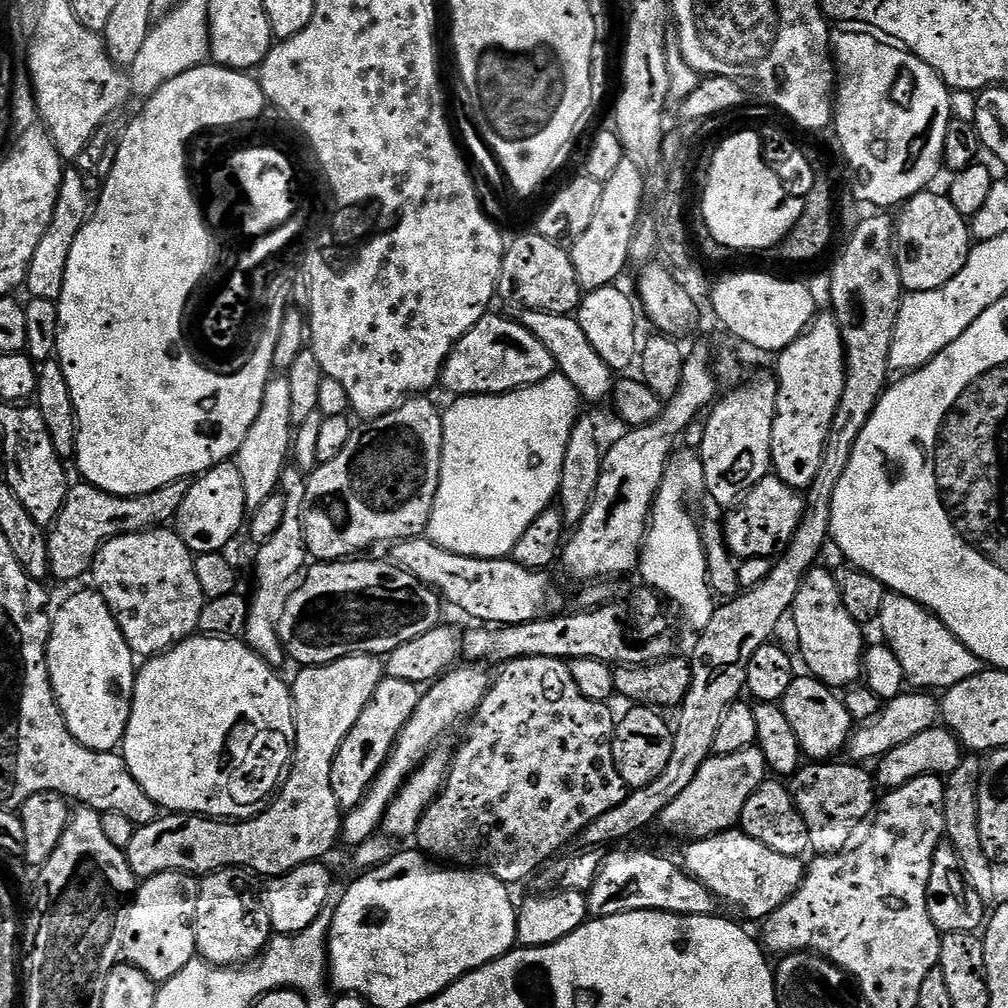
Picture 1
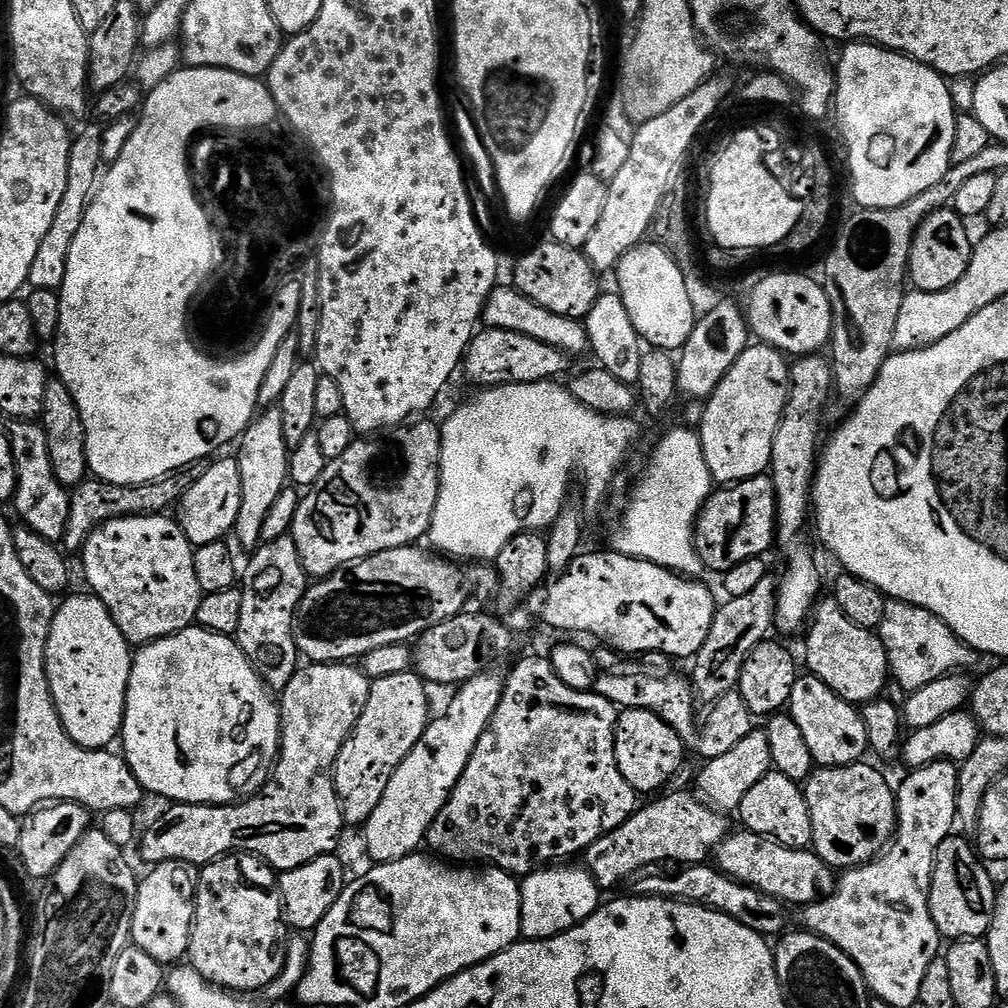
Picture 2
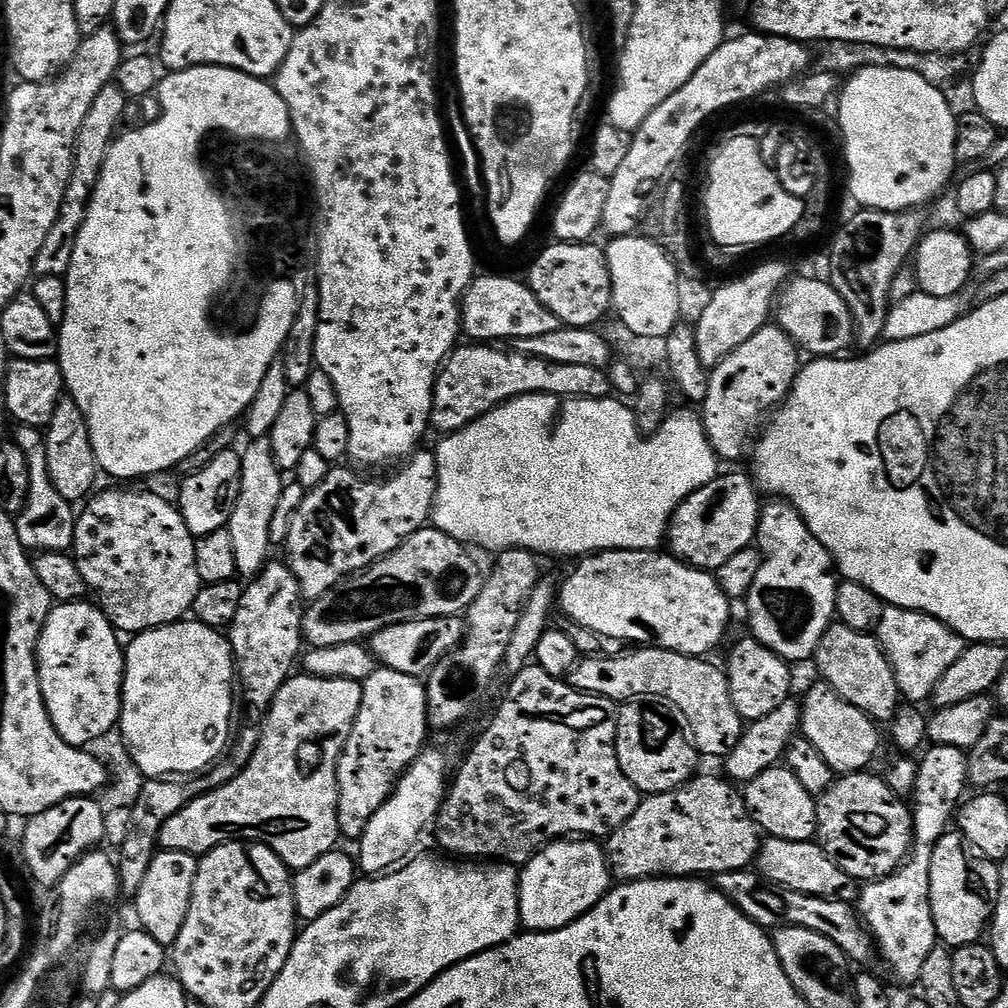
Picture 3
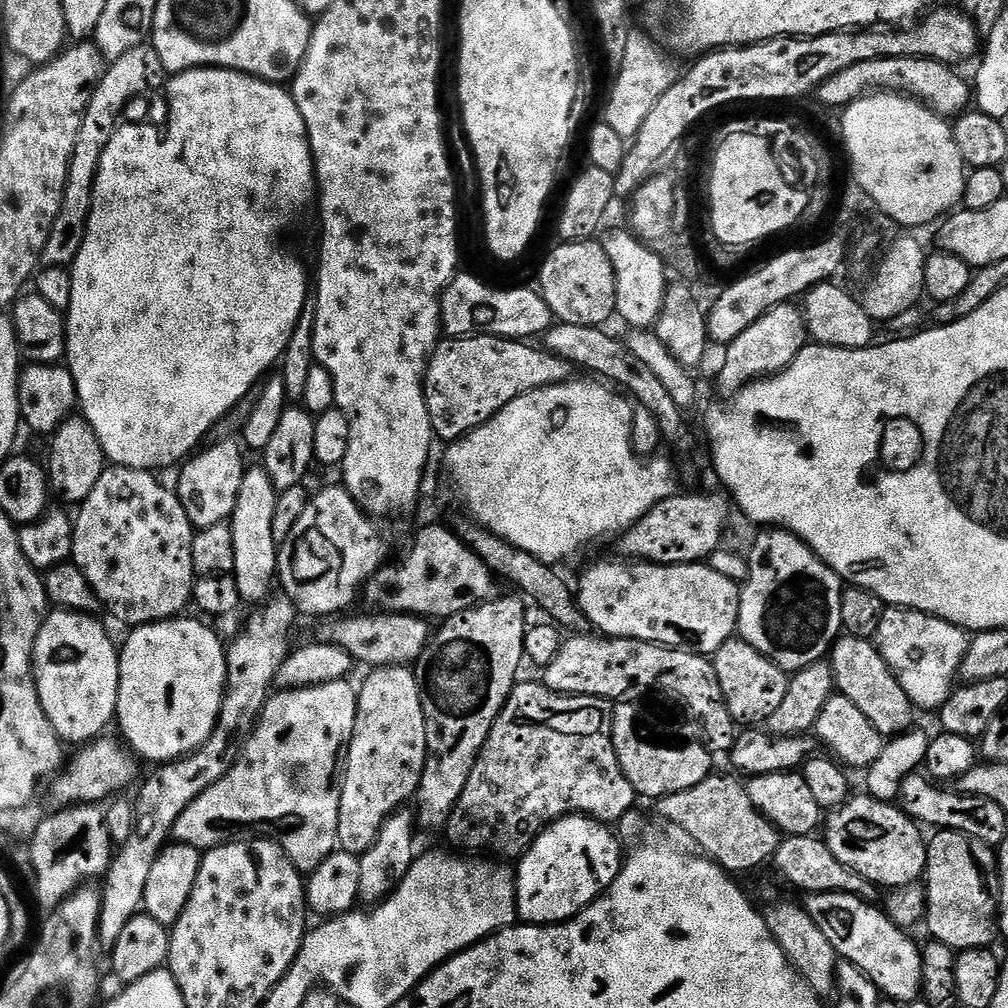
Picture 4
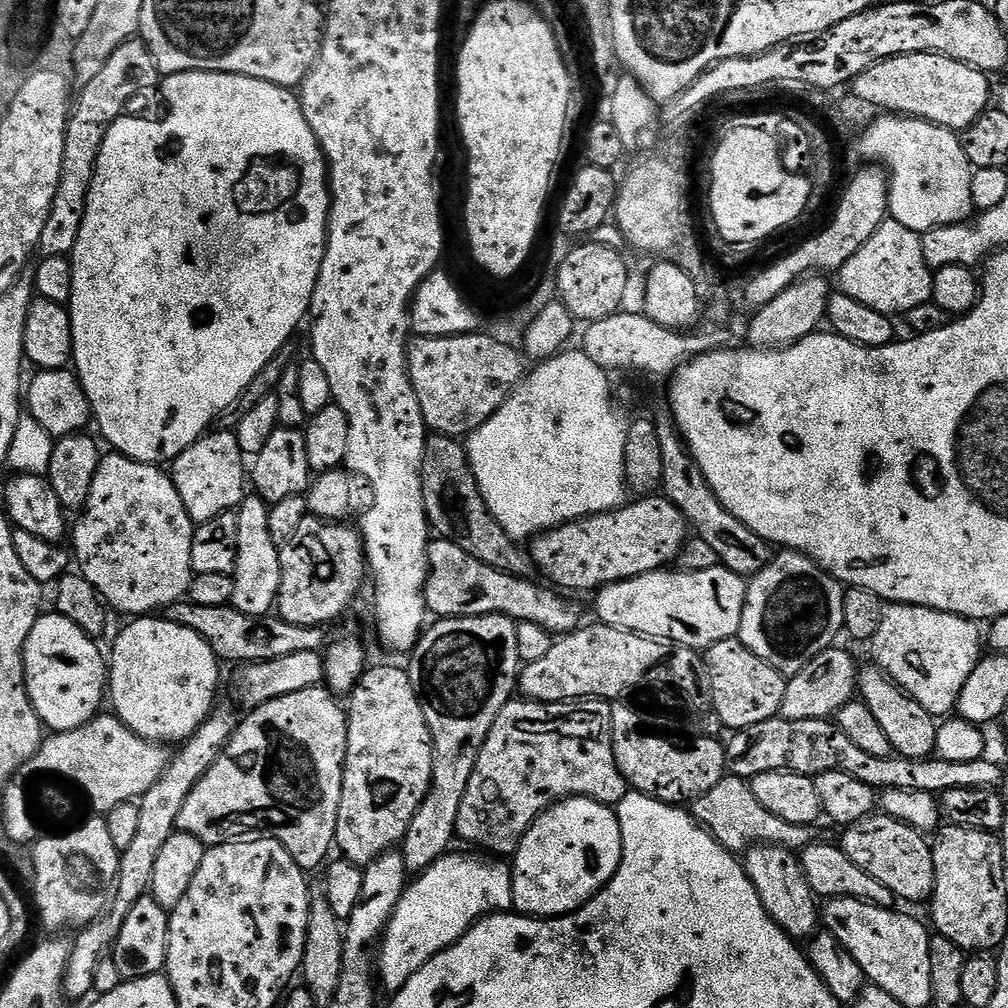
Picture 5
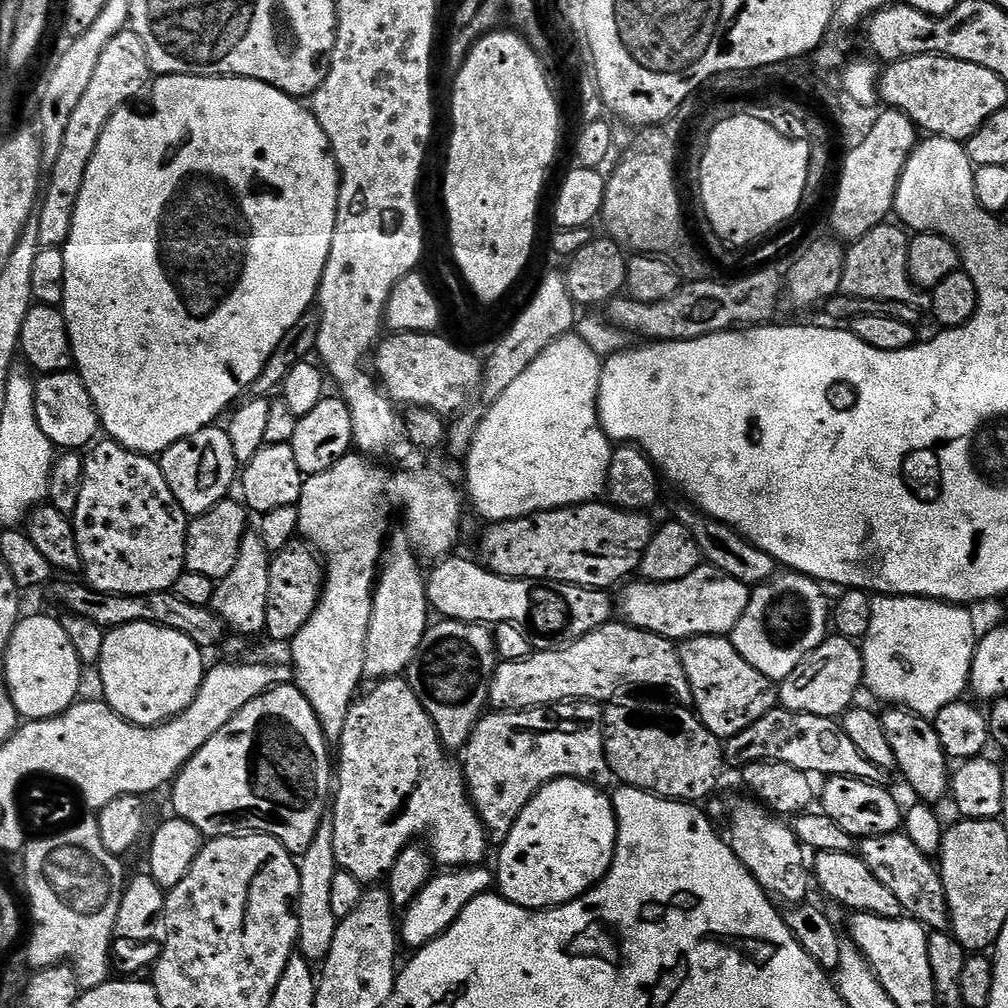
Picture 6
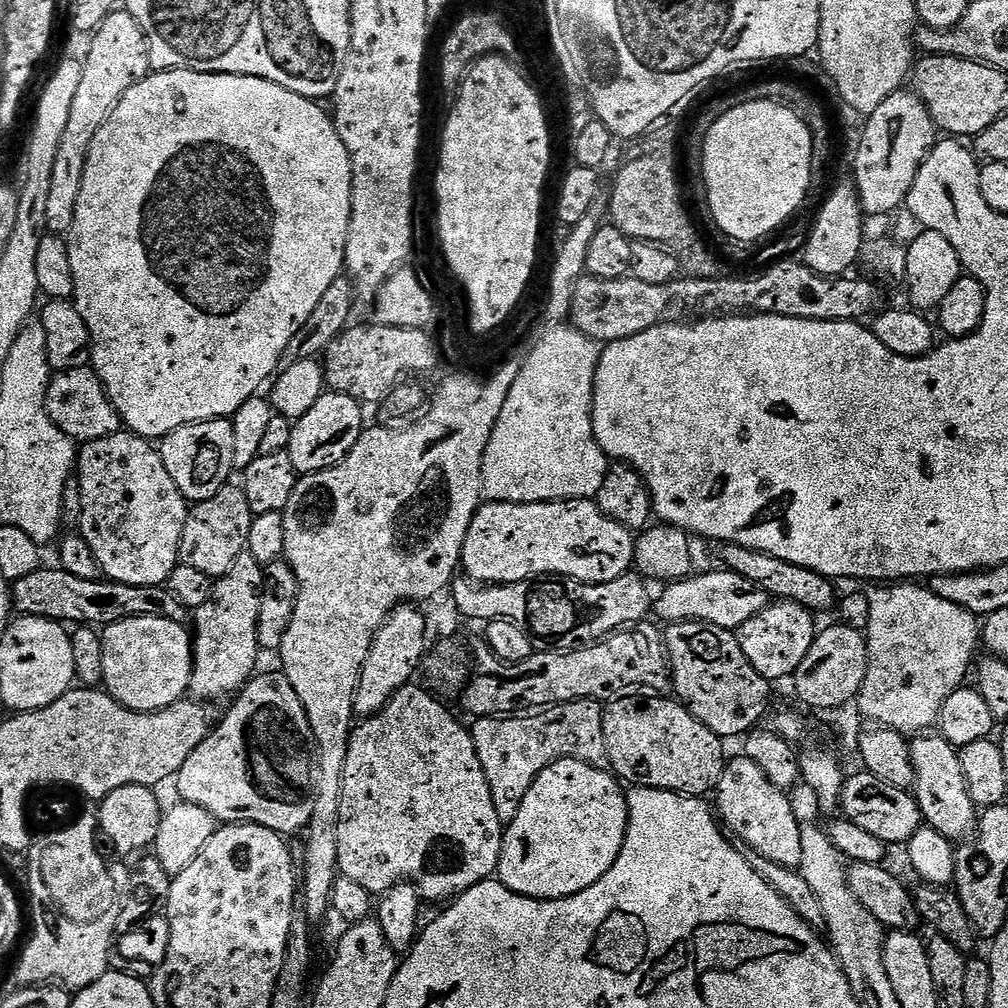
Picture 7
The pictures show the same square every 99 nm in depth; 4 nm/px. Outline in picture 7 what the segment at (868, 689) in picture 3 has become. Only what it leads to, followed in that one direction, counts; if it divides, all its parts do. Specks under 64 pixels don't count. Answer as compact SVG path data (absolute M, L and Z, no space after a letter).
M939 734L917 735L911 741L911 746L916 771L914 795L920 813L924 815L924 824L938 830L938 834L942 834L950 841L967 841L976 831L978 809L970 798L959 751Z

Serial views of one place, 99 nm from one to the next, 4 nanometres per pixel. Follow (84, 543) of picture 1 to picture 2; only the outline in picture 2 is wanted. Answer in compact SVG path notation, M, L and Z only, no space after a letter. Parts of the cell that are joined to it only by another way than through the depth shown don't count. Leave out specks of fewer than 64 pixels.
M203 463L189 464L187 468L179 472L171 472L162 478L154 478L154 482L134 486L107 484L105 480L95 478L85 480L70 492L72 497L70 522L66 522L66 534L62 541L63 551L68 554L79 553L83 549L88 535L108 520L127 516L158 516L175 509L186 494L186 490L190 490L190 486L194 486L194 482L198 482L198 478L204 473L204 470Z

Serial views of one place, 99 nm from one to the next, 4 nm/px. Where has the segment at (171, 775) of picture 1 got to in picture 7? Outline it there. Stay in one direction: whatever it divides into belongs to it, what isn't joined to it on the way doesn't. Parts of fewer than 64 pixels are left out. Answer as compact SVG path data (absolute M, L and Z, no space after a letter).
M153 616L126 618L107 625L100 641L103 687L130 711L161 712L185 699L192 687L194 659L194 640L185 625Z

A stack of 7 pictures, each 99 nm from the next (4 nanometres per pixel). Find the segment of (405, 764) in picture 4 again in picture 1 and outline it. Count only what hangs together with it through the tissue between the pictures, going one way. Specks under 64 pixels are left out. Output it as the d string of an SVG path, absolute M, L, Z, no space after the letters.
M388 676L380 681L378 690L374 690L374 698L366 702L366 710L362 710L358 722L354 722L354 730L346 734L334 758L334 766L330 770L330 786L341 809L347 810L362 802L374 778L392 753L398 734L402 734L402 726L410 722L410 714L414 714L421 695L421 689L417 685L406 682L402 678Z

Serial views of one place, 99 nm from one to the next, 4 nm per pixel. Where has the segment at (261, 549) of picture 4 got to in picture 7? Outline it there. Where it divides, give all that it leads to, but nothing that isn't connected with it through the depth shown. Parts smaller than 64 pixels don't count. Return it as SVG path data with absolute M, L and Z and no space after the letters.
M246 551L234 562L230 574L213 583L210 598L206 598L204 605L195 609L191 691L197 697L212 701L228 692L239 693L257 671L256 659L262 656L258 642L258 610L262 606L265 579L265 565Z

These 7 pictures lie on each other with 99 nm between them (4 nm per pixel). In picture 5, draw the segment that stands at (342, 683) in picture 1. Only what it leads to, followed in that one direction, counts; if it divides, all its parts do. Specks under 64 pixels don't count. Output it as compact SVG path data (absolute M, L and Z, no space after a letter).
M317 686L306 690L298 690L298 694L286 694L286 698L274 698L274 702L266 702L262 706L251 709L247 713L248 717L245 720L243 717L237 723L235 734L228 739L228 744L220 753L220 757L214 762L214 766L210 766L210 770L206 770L206 774L197 782L194 790L190 790L190 798L186 798L186 802L176 819L177 829L198 838L205 846L223 844L229 839L230 834L267 834L288 851L290 858L294 858L294 862L298 862L298 866L306 874L312 874L312 871L320 863L323 865L333 855L331 852L334 852L336 827L338 826L338 806L342 802L344 759L348 749L348 713L345 705L343 703L339 704L335 699L339 700L327 687Z

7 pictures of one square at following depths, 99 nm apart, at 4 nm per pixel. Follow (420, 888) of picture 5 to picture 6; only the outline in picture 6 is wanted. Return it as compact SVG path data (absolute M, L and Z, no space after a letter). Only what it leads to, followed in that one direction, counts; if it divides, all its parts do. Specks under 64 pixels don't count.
M473 866L459 870L448 870L440 876L433 875L428 885L416 895L416 901L409 904L403 913L402 920L402 940L409 944L409 949L421 948L423 944L428 944L434 938L438 938L445 930L455 922L458 914L466 910L466 906L474 898L478 898L483 892L489 891L494 884L494 876L491 871L487 872L487 867Z

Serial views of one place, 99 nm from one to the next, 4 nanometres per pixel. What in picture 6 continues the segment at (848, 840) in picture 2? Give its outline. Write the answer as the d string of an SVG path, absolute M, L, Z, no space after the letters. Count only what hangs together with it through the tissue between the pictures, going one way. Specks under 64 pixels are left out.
M903 831L865 836L859 841L858 854L870 866L870 870L884 886L894 890L902 902L905 913L911 919L919 920L933 932L947 932L952 923L946 900L946 886L940 877L940 869L933 857L918 848Z

